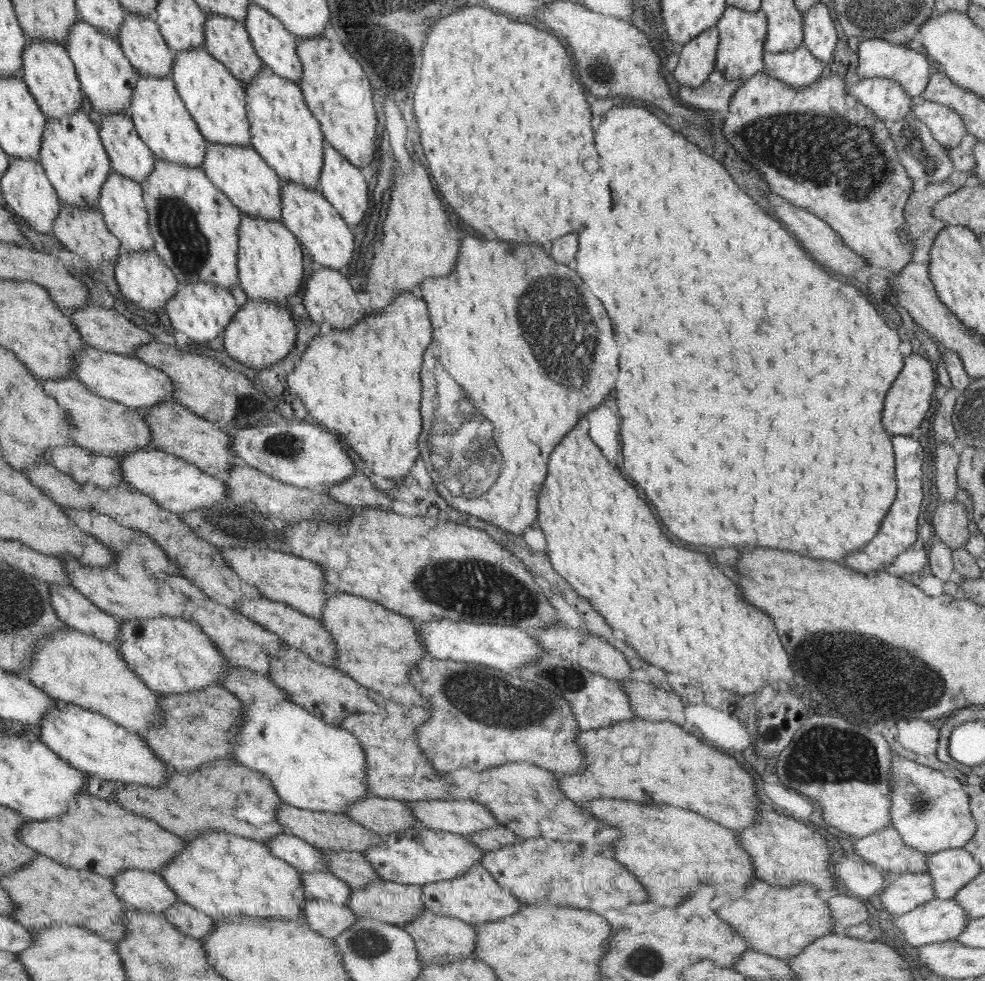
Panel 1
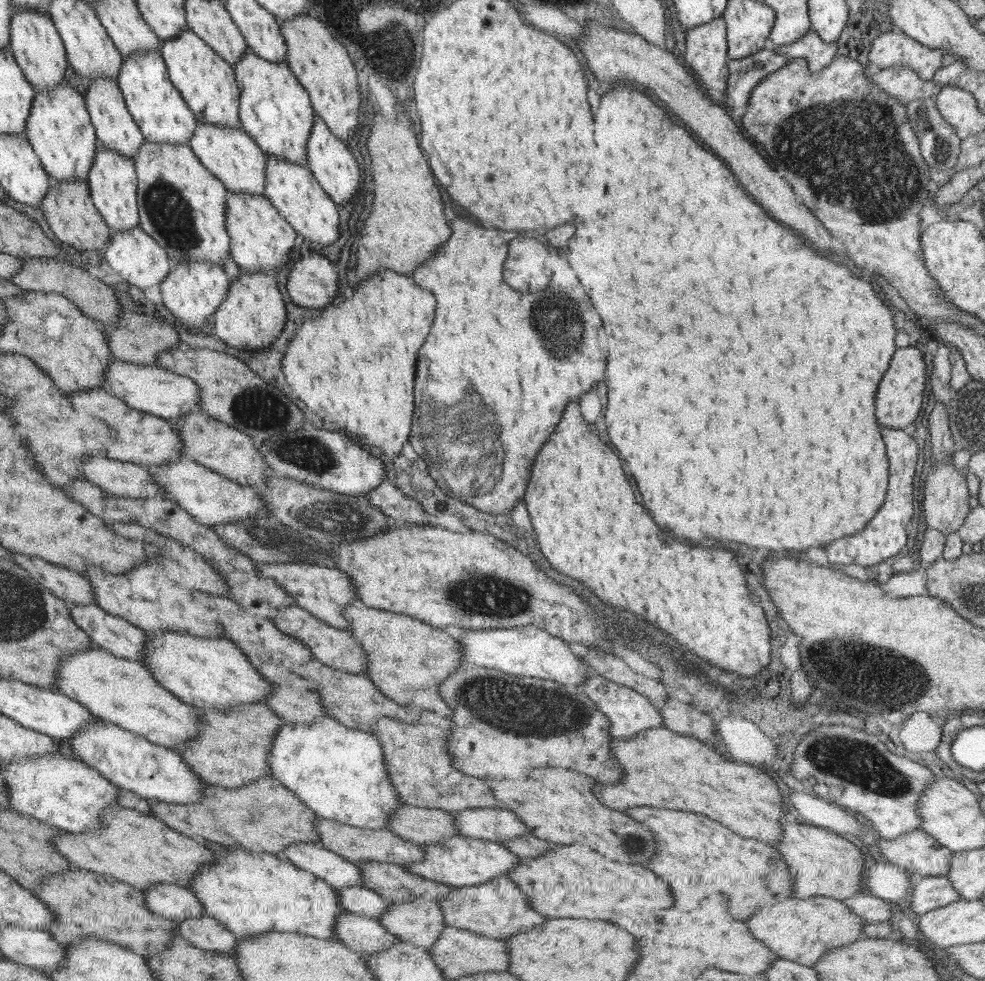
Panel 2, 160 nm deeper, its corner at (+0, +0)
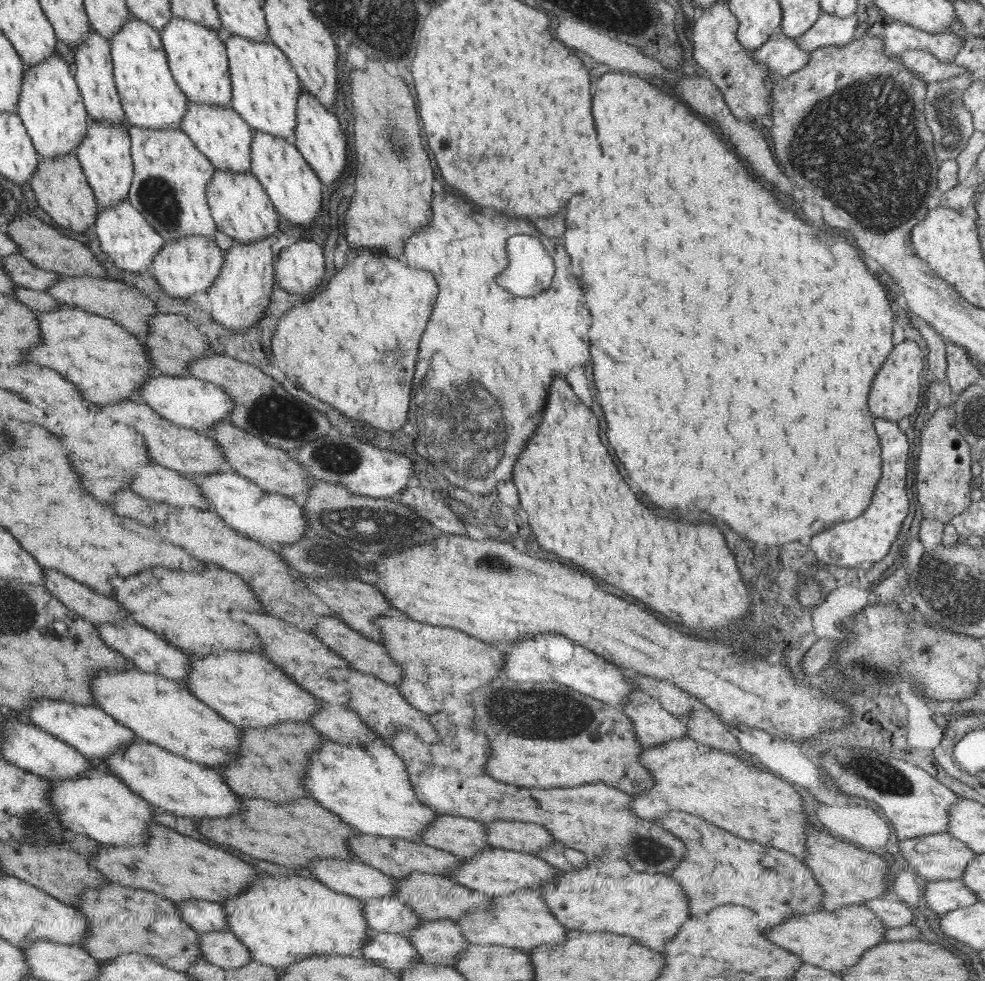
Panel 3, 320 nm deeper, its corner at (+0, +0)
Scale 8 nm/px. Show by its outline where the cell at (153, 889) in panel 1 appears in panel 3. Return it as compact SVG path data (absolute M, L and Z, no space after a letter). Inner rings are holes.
M184 901L178 903L182 918L199 933L228 930L226 911L222 904L209 901Z

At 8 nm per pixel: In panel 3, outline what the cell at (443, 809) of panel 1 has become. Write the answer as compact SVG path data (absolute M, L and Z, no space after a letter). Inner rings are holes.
M520 821L486 822L486 840L492 847L533 853L548 848L556 840L547 827Z

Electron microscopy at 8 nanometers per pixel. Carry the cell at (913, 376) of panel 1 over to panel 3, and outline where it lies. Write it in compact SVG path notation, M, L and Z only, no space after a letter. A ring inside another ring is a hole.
M908 336L905 341L892 348L890 356L876 374L868 396L868 404L874 416L897 424L902 418L910 417L915 412L922 394L920 377L927 373L926 364L922 360L922 350L913 339L908 339Z

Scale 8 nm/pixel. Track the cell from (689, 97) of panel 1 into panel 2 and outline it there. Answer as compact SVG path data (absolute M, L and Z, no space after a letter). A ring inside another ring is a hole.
M772 45L754 56L728 62L728 88L724 107L735 123L747 113L751 92L766 76L786 67L787 60L772 50Z

